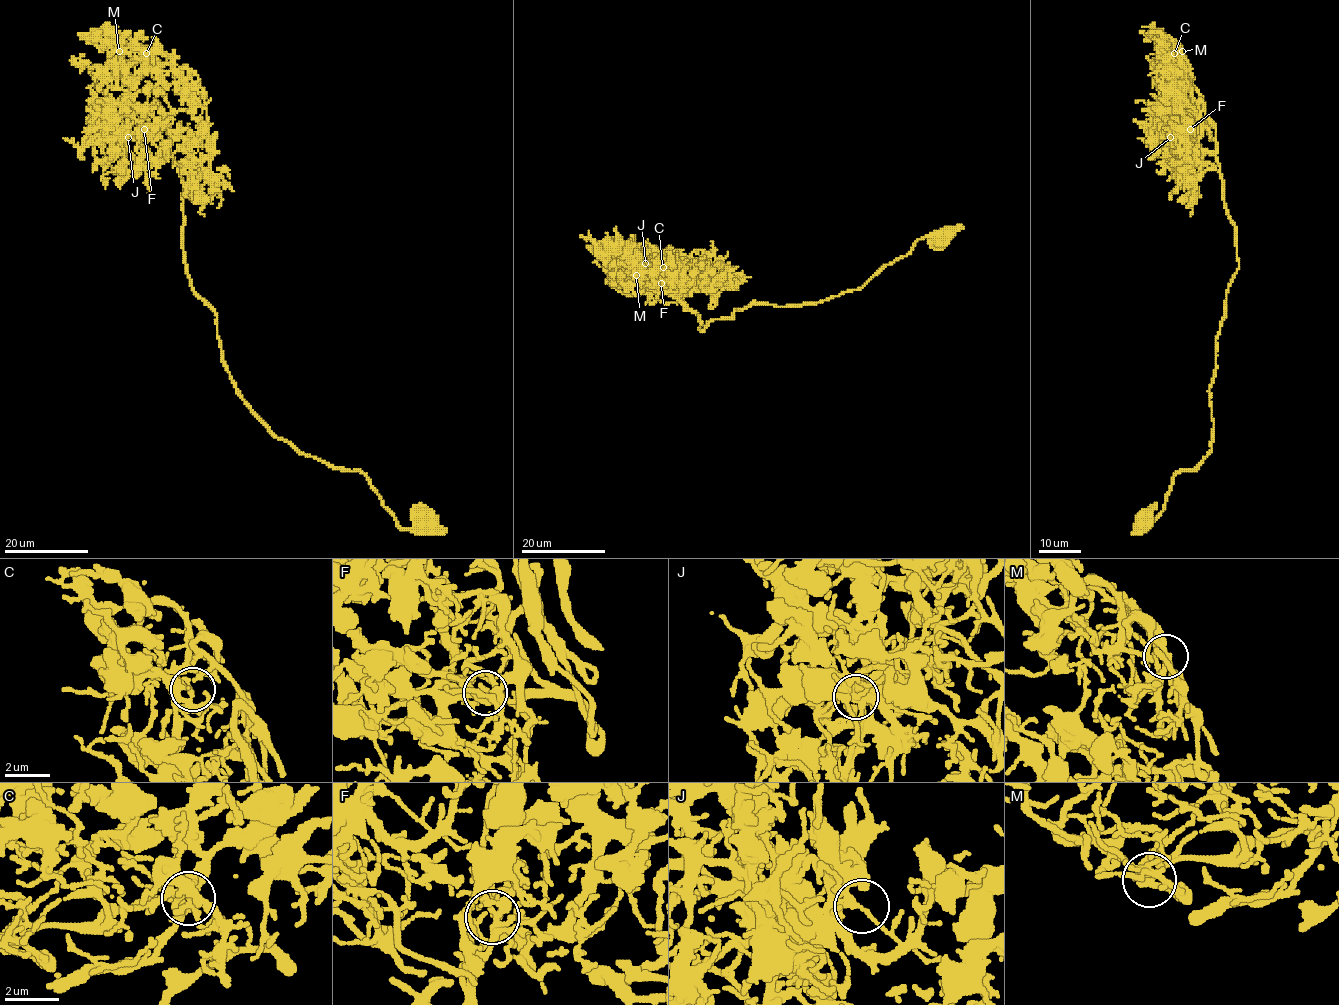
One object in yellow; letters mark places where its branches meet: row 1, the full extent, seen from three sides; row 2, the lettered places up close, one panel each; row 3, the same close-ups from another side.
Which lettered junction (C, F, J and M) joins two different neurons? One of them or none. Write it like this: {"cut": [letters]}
{"cut": ["J"]}

